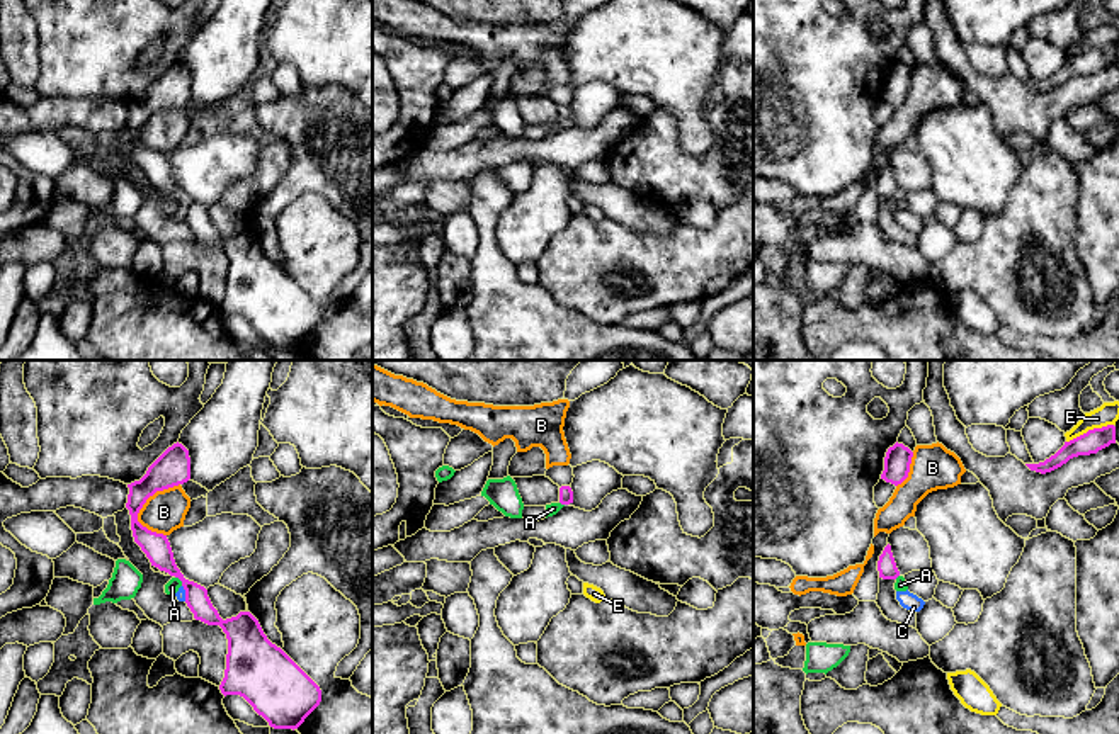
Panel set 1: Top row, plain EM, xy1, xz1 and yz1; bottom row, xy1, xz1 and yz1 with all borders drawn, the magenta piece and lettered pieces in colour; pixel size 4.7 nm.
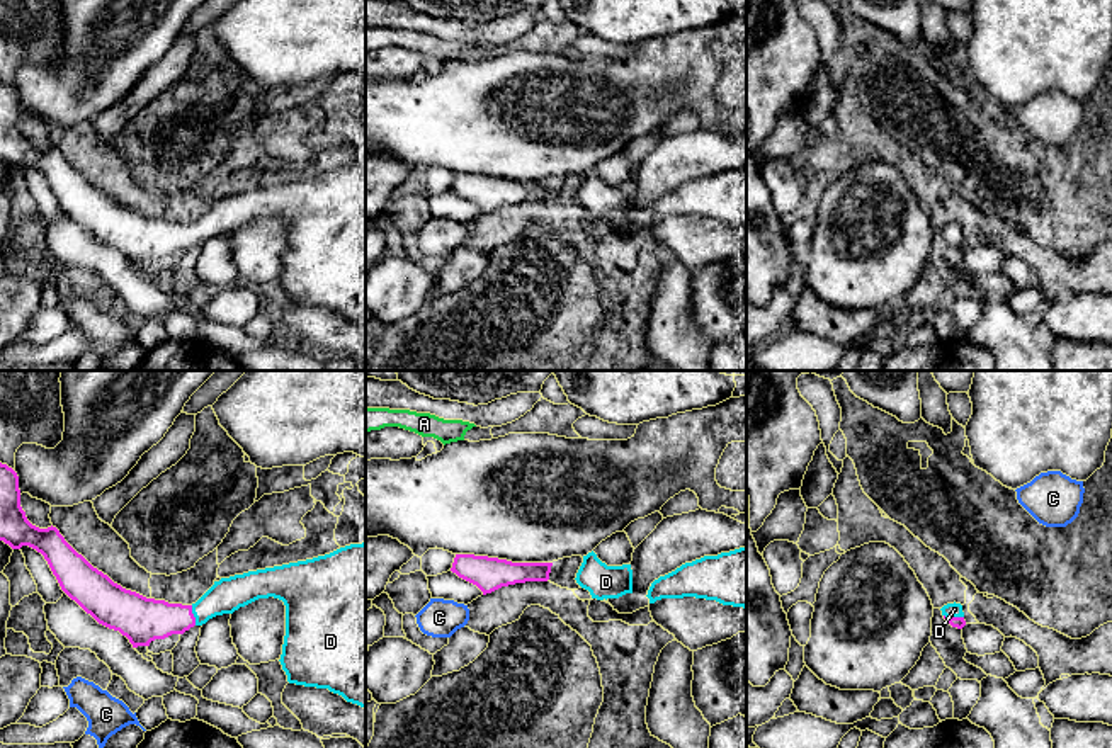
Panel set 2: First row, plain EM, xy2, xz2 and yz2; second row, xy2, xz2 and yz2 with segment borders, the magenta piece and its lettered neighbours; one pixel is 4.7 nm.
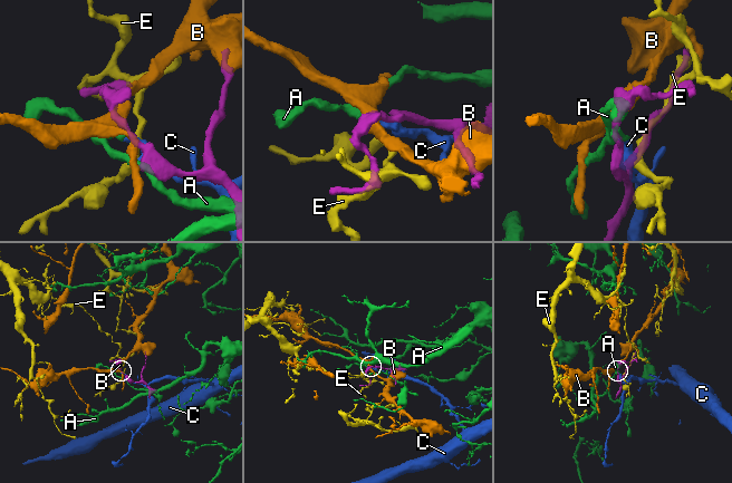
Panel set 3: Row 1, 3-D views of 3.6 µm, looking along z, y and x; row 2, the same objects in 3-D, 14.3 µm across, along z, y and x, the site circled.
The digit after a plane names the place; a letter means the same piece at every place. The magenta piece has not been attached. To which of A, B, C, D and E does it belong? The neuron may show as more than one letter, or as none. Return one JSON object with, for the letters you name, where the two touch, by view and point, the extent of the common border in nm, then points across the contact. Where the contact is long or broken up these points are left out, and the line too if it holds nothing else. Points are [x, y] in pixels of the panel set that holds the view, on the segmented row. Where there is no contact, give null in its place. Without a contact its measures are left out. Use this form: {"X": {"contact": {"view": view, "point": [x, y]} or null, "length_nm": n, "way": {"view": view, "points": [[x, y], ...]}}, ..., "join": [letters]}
{"D": {"contact": {"view": "xy2", "point": [192, 616]}, "length_nm": 100, "way": {"view": "xy2", "points": [[140, 619], [192, 616], [226, 595]]}}, "join": ["D"]}

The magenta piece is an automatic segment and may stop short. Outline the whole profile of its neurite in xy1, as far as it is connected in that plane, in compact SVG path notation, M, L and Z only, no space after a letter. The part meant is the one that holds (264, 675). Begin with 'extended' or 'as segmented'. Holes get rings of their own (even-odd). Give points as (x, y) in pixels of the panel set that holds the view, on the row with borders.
as segmented; M182 443L168 447L146 471L146 474L131 484L126 508L131 515L131 530L134 542L150 559L151 566L168 573L182 581L185 603L196 620L207 625L219 625L228 639L226 669L219 685L221 693L243 697L253 710L262 715L274 729L298 729L304 719L320 705L320 686L275 644L264 634L258 620L250 612L240 612L236 617L223 620L213 607L207 590L184 578L175 564L173 552L167 535L148 530L138 522L138 513L150 496L190 479L190 457Z

